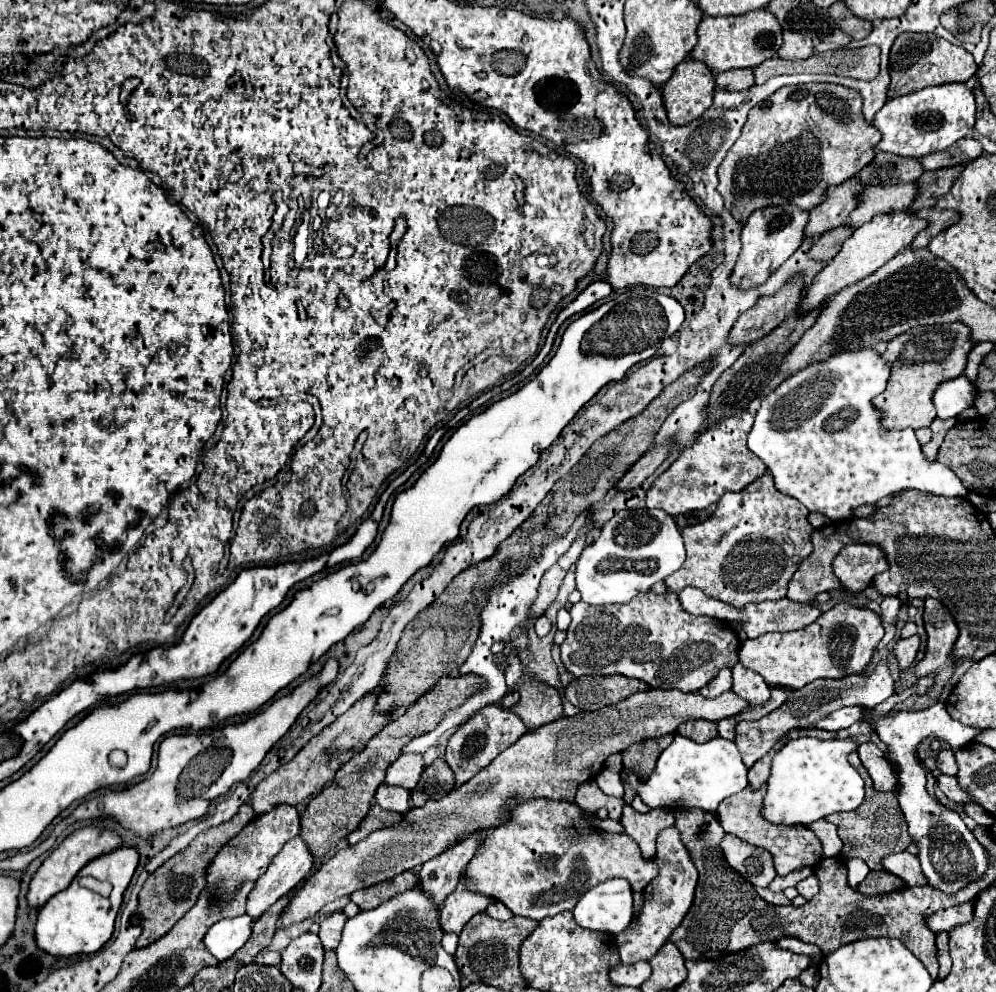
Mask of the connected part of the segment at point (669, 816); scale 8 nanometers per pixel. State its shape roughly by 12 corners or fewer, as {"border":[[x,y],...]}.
{"border":[[623,807],[621,823],[645,859],[655,855],[655,839],[675,823],[673,811],[637,813]]}

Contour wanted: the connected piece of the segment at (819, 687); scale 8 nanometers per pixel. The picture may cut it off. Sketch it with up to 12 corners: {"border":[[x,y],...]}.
{"border":[[885,659],[863,673],[817,679],[759,721],[739,721],[747,767],[787,731],[829,713],[873,709],[895,693]]}

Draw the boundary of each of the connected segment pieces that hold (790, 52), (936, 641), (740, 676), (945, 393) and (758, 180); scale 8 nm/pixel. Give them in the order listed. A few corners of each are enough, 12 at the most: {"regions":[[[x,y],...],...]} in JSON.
{"regions":[[[785,31],[779,57],[803,61],[813,55],[813,43],[801,33]],[[925,599],[927,653],[915,675],[935,673],[937,699],[955,663],[957,625],[949,611]],[[733,667],[733,693],[759,707],[771,697],[763,677]],[[965,377],[939,385],[937,416],[957,417],[974,405],[976,390]],[[781,87],[717,171],[737,223],[811,211],[875,157],[861,95]]]}

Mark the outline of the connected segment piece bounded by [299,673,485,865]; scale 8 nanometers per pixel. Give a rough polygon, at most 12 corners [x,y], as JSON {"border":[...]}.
{"border":[[443,677],[307,803],[317,865],[363,821],[389,763],[483,685]]}

